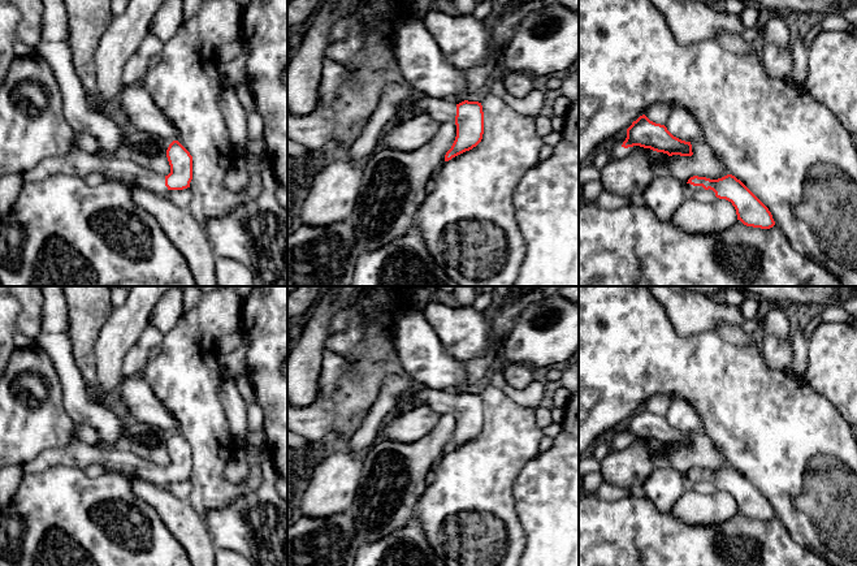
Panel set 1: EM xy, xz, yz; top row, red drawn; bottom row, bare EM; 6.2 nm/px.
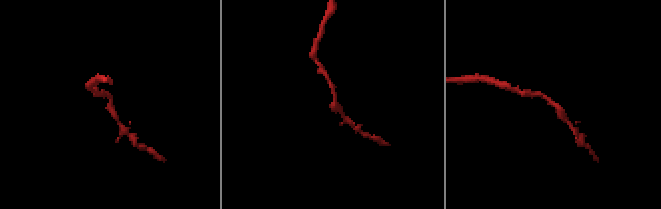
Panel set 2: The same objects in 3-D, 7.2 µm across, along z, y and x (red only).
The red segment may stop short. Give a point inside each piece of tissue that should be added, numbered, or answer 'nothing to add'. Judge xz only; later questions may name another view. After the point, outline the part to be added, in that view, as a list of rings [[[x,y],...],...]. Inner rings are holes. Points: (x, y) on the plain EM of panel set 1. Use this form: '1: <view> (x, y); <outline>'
1: xz (440, 401); [[[417,386],[407,401],[399,403],[402,411],[408,411],[420,406],[427,406],[440,415],[455,412],[456,396],[447,390]]]

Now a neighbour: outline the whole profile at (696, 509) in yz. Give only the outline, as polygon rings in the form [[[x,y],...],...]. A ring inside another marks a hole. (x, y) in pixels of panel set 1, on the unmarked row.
[[[691,485],[685,488],[671,513],[693,527],[720,524],[737,513],[731,493],[717,489],[711,494],[698,493]]]

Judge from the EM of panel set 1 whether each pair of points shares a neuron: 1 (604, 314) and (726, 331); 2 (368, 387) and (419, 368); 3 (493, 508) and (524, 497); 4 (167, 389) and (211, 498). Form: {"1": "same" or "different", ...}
{"1": "different", "2": "different", "3": "different", "4": "same"}

